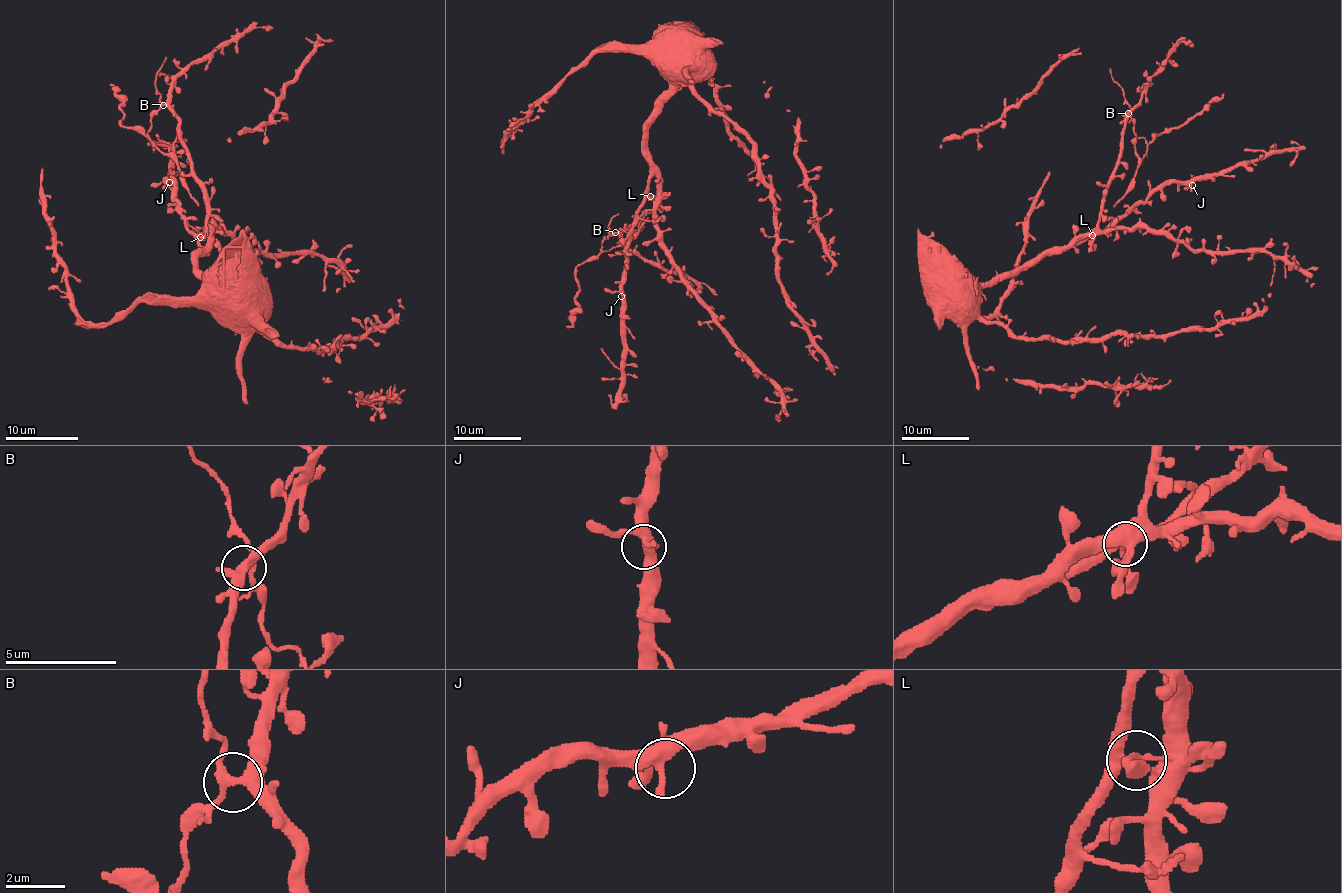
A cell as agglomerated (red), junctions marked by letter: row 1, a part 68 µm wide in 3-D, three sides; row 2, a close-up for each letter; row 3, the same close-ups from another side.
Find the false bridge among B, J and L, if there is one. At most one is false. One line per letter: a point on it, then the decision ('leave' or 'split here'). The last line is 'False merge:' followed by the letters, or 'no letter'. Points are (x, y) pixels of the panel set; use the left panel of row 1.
B: at (163, 105); split here
J: at (169, 182); leave
L: at (200, 237); leave
False merge: B

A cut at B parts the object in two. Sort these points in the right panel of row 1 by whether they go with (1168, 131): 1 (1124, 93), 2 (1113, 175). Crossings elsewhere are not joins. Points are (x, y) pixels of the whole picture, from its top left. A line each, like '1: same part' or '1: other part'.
1: same part
2: other part

